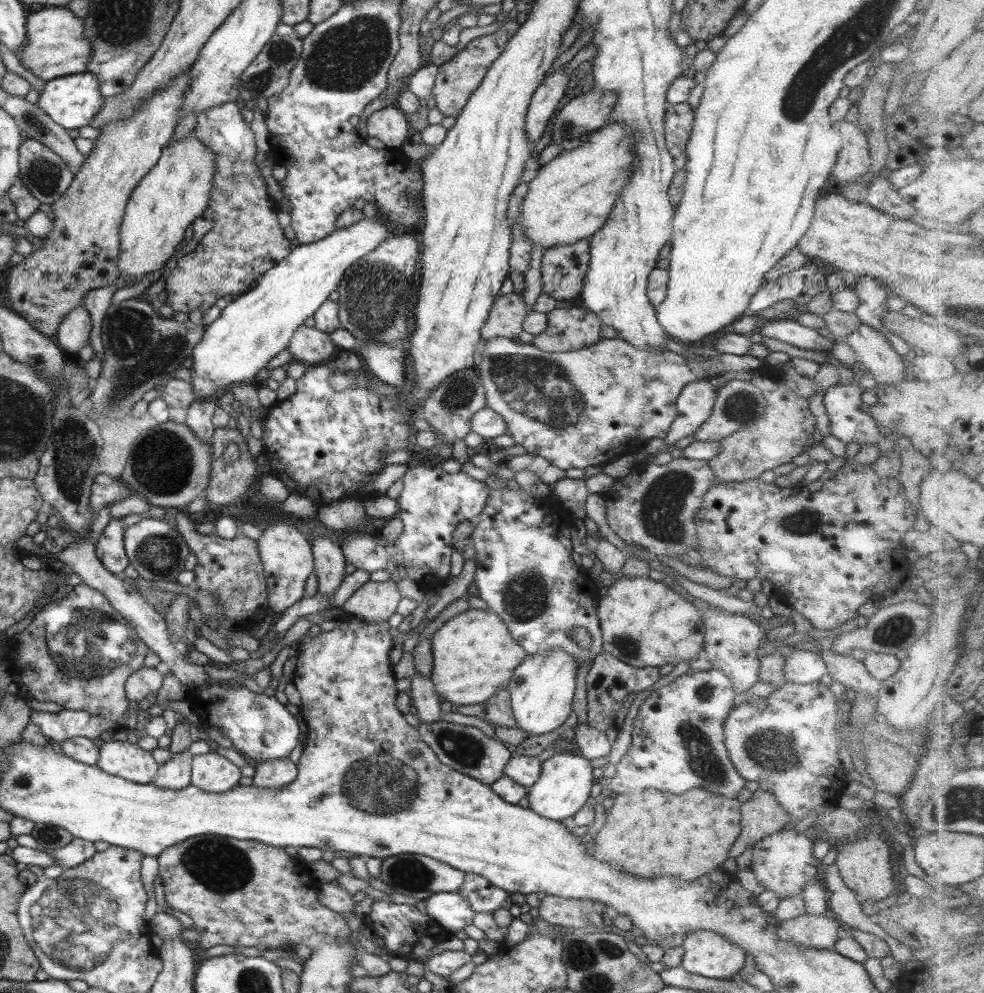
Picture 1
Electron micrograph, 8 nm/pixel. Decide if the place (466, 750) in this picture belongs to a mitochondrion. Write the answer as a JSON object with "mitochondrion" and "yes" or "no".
{"mitochondrion":"yes"}

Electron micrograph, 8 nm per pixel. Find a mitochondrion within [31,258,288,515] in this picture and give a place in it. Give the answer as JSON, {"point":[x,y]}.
{"point":[128,332]}

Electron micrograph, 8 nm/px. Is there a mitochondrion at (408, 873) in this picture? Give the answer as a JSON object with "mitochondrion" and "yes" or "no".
{"mitochondrion":"yes"}

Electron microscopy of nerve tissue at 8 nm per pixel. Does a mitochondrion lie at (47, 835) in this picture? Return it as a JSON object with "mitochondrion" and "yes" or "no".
{"mitochondrion":"yes"}

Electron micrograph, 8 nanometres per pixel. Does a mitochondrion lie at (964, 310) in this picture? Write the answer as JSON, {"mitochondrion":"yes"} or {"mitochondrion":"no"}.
{"mitochondrion":"no"}

